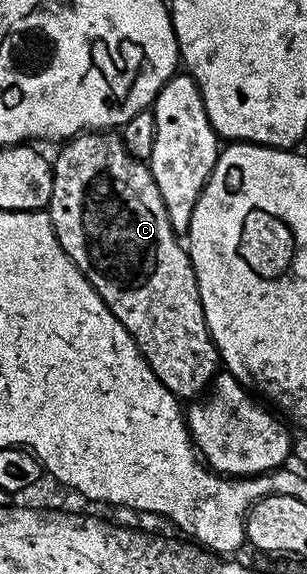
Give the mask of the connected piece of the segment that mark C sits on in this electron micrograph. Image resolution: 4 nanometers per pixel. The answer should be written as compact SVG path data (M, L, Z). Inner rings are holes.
M114 130L84 132L59 148L62 149L58 157L52 160L54 173L48 211L64 254L88 278L104 306L116 314L120 326L132 334L140 354L144 354L148 366L152 366L152 374L160 378L162 385L182 402L201 397L220 371L220 357L204 318L194 263L183 241L182 244L178 241L179 233L168 218L164 198L160 198L160 186L152 178L149 163L136 159Z

